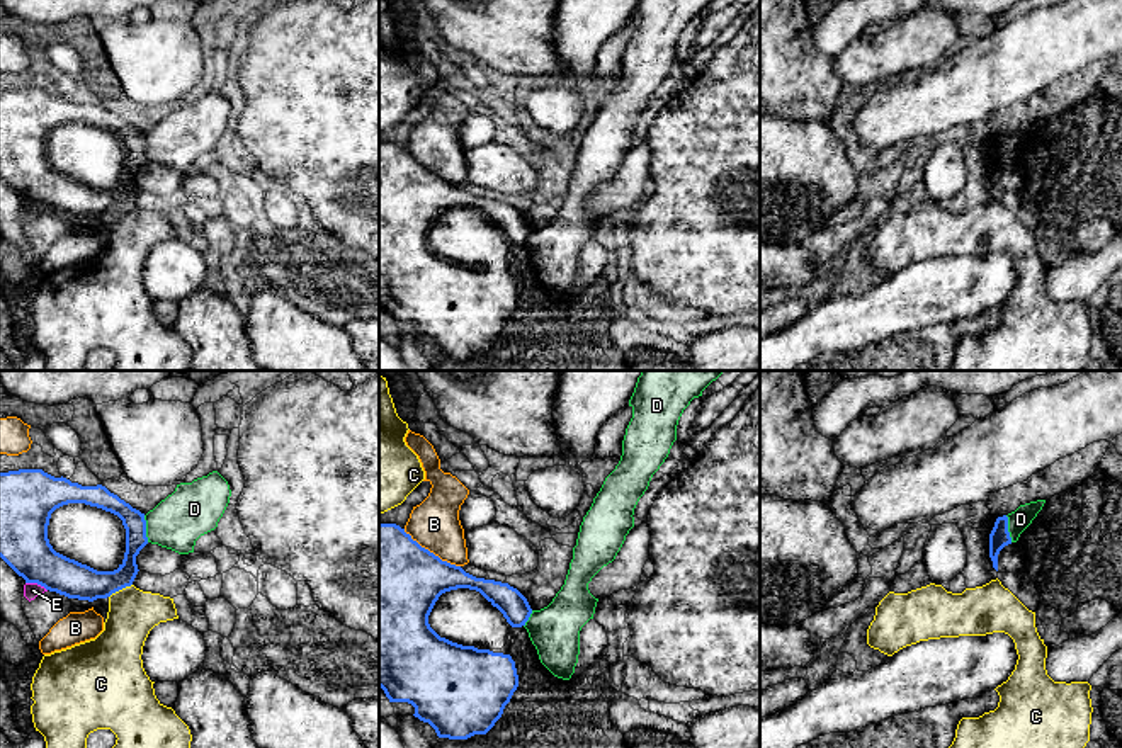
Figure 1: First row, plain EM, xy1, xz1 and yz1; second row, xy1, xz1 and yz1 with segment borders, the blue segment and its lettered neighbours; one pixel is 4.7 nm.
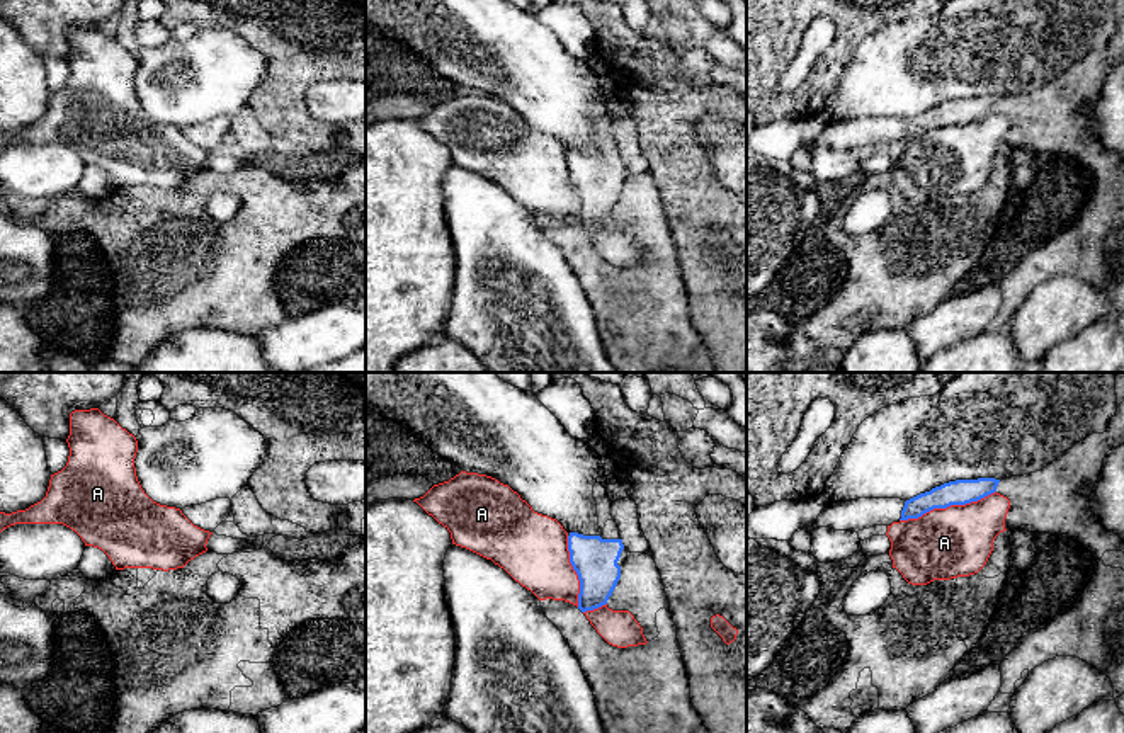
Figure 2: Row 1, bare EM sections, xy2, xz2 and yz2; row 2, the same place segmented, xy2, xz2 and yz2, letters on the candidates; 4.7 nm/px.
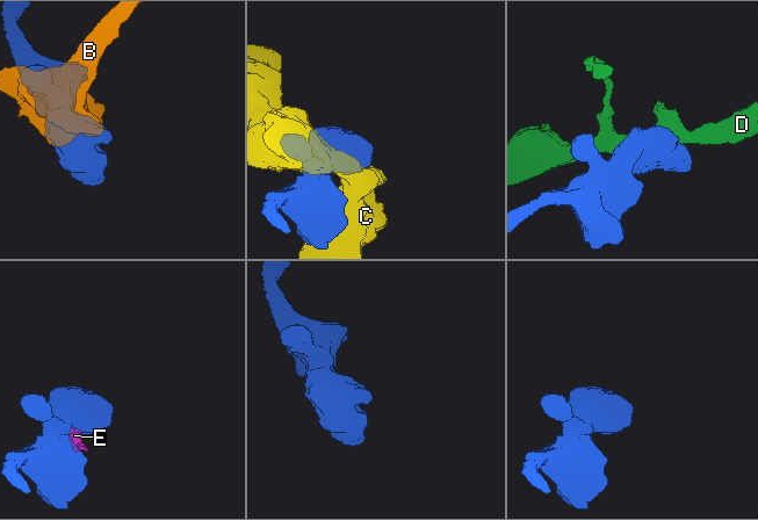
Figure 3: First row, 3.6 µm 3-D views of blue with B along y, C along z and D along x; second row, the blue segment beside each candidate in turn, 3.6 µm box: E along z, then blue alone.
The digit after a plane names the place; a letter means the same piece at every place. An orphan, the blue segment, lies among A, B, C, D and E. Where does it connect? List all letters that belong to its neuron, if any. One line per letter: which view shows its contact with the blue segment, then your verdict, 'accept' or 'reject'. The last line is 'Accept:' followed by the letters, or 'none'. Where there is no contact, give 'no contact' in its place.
A: contact in yz2; reject
B: contact in xz1; reject
C: contact in xy1; reject
D: contact in xy1; reject
E: contact in xy1; reject
Accept: none

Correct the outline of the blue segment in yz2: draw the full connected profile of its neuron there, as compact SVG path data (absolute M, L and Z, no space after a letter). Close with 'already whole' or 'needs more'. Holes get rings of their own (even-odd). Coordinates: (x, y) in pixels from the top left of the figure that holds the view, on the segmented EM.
M956 480L920 493L910 500L901 498L857 498L850 502L828 502L816 520L804 529L830 527L835 531L864 531L876 526L918 519L934 509L966 505L996 492L1000 480Z | needs more

